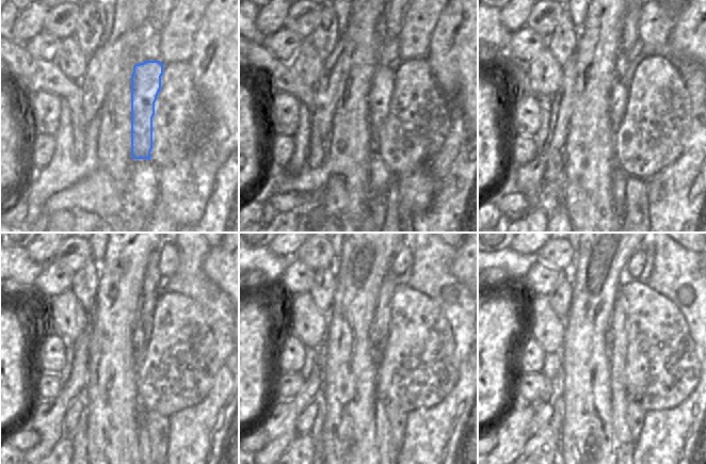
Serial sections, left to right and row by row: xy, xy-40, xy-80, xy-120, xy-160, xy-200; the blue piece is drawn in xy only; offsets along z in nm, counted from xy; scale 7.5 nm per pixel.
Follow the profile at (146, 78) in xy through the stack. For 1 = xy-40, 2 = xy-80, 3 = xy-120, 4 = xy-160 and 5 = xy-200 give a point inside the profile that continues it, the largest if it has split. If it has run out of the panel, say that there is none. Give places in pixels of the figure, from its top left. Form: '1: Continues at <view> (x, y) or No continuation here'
1: Continues at xy-40 (380, 95)
2: Continues at xy-80 (619, 96)
3: Continues at xy-120 (140, 346)
4: Continues at xy-160 (373, 333)
5: Continues at xy-200 (609, 333).

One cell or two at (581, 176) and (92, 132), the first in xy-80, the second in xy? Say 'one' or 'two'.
two

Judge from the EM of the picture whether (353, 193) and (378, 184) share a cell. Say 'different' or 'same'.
different

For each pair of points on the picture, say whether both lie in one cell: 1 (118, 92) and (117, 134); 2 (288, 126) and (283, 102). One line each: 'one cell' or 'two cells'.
1: one cell
2: one cell

